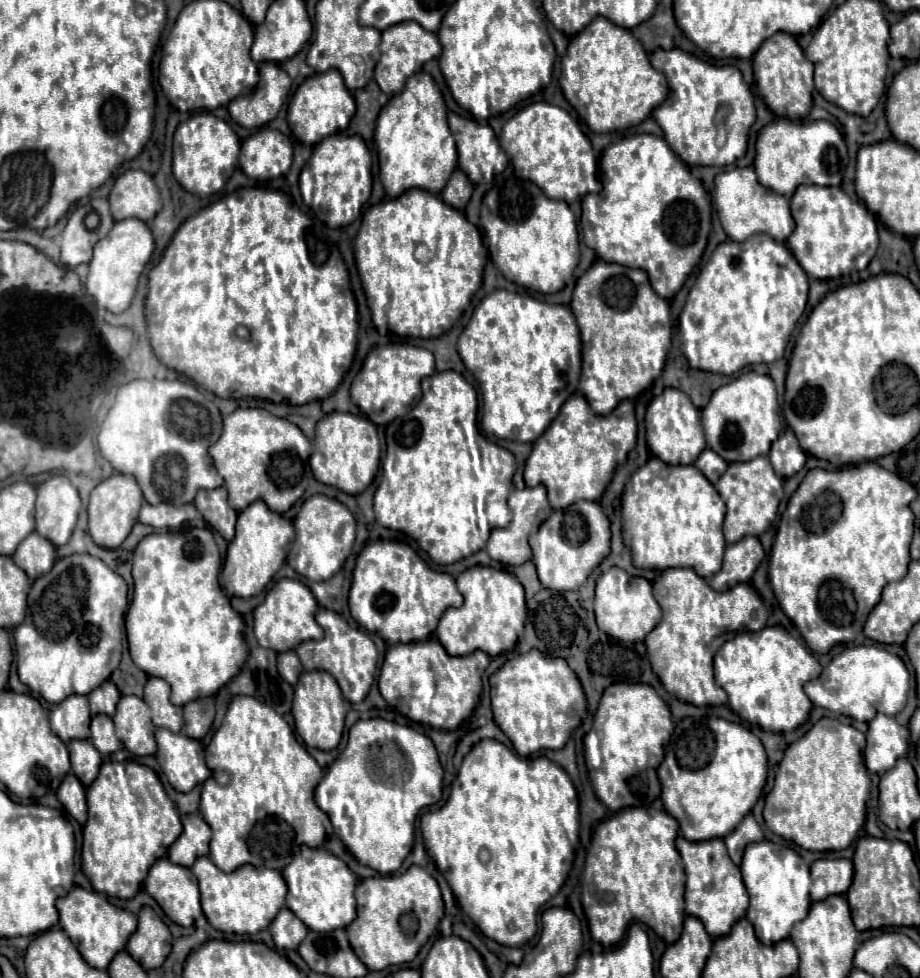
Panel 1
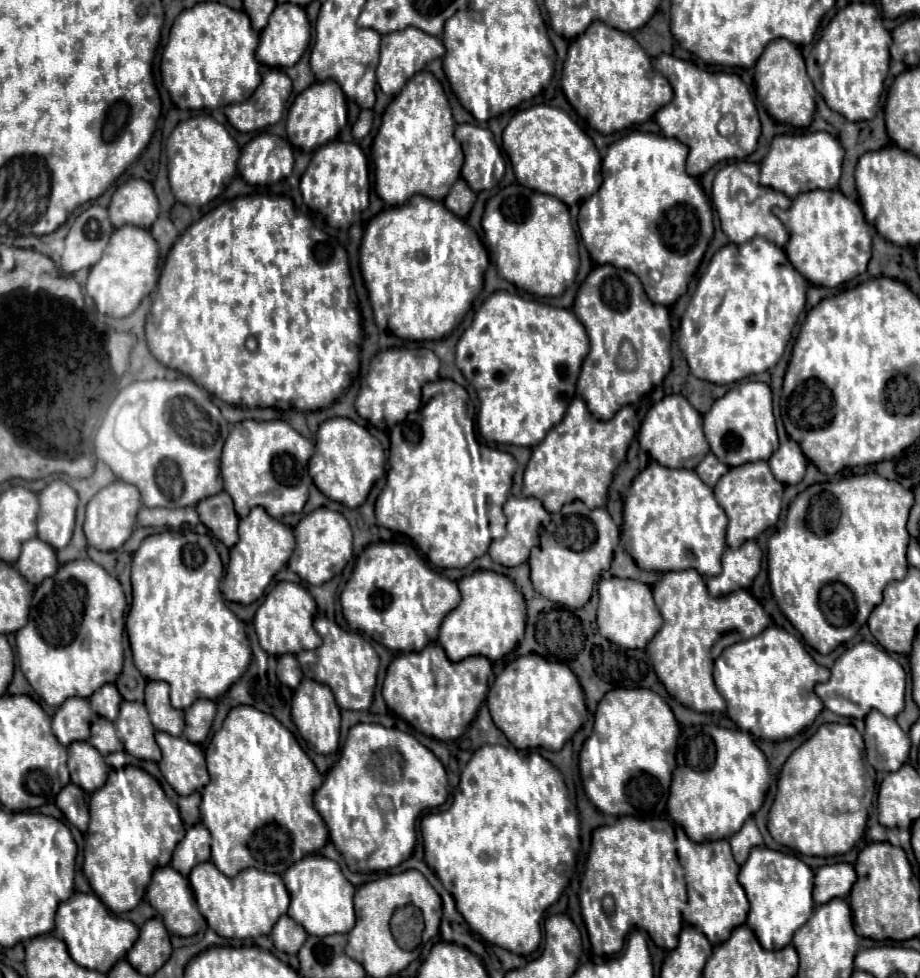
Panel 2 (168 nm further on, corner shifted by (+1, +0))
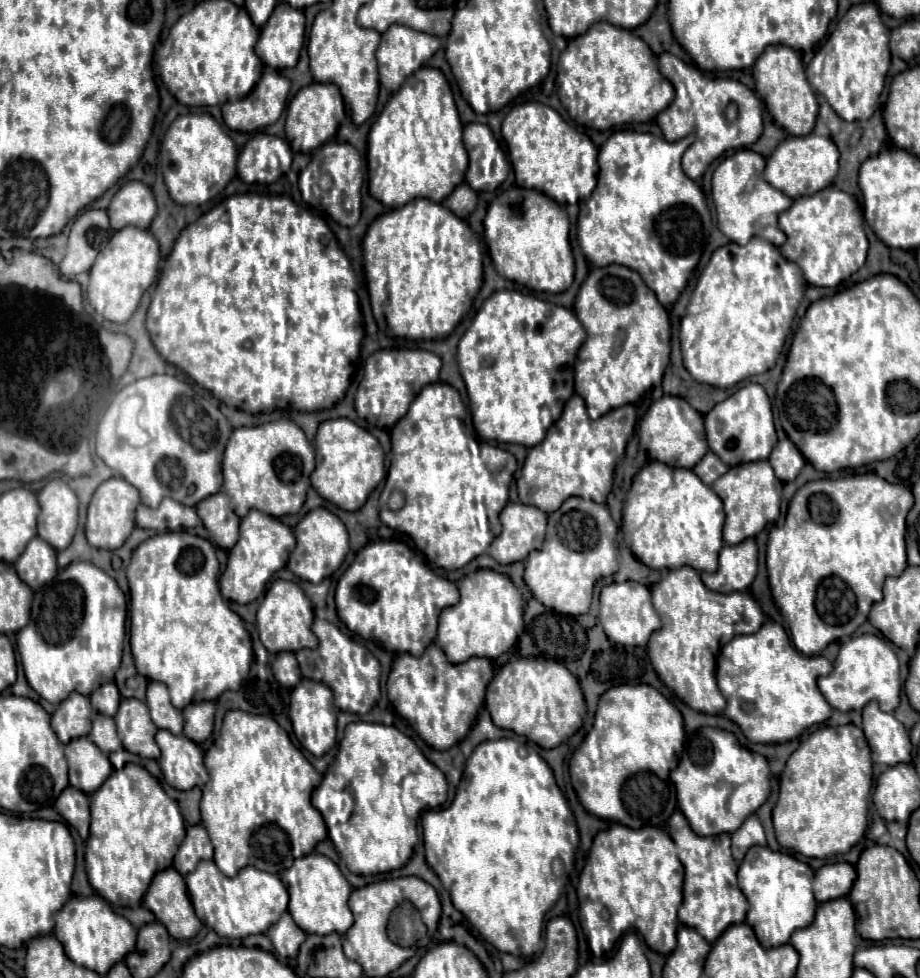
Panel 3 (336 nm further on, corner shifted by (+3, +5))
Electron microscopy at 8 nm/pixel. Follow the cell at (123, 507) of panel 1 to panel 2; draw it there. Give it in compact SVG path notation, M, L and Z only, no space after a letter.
M114 481L108 487L100 489L86 507L84 533L86 533L88 543L100 551L120 549L136 527L138 509L140 509L140 491L134 485L124 483L124 481Z

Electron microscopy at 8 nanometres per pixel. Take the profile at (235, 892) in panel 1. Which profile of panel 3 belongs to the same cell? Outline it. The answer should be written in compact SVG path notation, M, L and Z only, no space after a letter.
M206 860L200 862L198 868L184 880L198 918L218 936L246 938L250 934L264 934L288 908L288 890L282 880L276 874L266 874L254 866L246 866L236 878L228 878L212 860Z

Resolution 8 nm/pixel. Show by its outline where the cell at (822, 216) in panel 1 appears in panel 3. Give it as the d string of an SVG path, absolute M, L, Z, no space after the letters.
M828 186L814 196L794 200L790 210L778 216L778 226L788 236L786 244L780 248L782 256L800 266L810 286L834 288L858 272L866 262L868 238L864 232L862 210L850 194L836 186Z

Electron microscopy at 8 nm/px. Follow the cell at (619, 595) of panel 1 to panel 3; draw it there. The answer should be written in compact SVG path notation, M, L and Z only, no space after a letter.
M622 582L602 588L600 594L600 614L598 620L606 636L622 646L646 646L654 630L660 628L660 616L650 602L650 588L640 582Z

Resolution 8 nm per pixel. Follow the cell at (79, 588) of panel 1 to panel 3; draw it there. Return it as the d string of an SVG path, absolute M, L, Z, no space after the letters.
M72 562L66 570L60 570L52 584L34 594L30 622L18 632L16 646L22 658L28 684L48 702L60 704L72 692L92 694L104 682L114 680L114 672L120 666L122 644L126 636L126 598L116 580L90 562Z

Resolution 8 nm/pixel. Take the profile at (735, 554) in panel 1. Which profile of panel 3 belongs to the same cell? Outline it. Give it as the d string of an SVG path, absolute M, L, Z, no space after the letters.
M752 538L738 546L724 546L720 568L712 574L702 572L702 582L714 592L746 592L758 572L758 548Z

